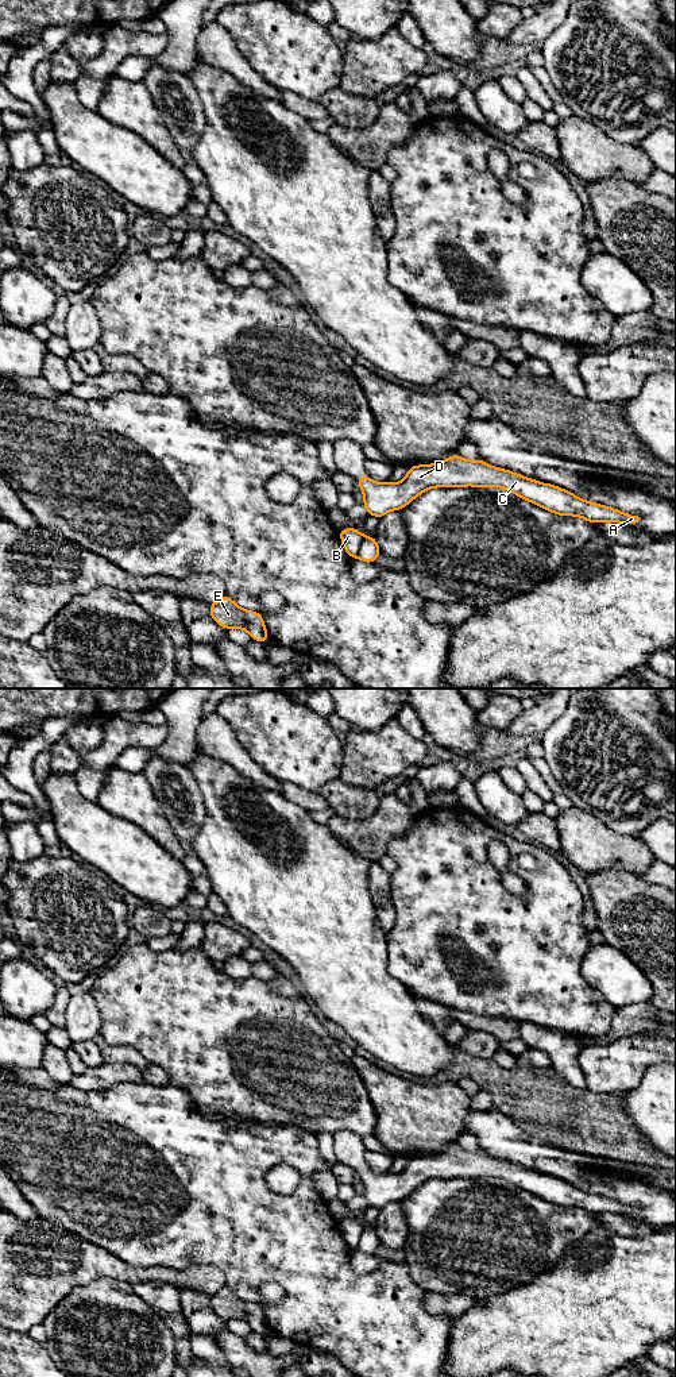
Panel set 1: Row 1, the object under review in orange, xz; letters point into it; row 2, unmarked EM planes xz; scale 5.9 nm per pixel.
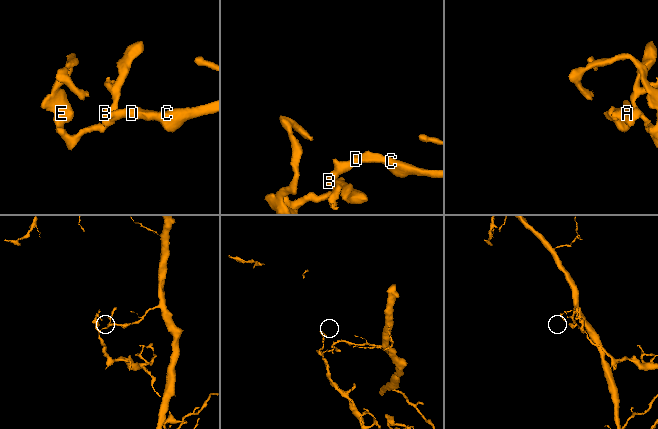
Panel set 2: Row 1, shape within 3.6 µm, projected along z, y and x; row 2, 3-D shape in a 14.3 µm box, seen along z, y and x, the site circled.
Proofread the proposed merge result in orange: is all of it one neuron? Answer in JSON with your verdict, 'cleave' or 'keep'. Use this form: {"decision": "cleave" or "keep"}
{"decision": "cleave"}

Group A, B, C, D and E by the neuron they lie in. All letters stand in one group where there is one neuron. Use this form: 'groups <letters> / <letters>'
groups A B C D / E

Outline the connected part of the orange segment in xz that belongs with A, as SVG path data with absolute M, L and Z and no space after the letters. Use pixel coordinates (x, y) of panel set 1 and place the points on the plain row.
M453 1145L436 1156L412 1157L399 1174L375 1174L368 1166L358 1170L364 1185L368 1207L381 1210L391 1202L403 1200L430 1179L497 1177L559 1207L578 1207L590 1214L636 1215L641 1210L614 1199L584 1192L555 1176L541 1174L483 1152L466 1152Z

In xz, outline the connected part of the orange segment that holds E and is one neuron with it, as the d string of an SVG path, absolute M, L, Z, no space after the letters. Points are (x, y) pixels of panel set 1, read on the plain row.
M228 1287L209 1296L209 1304L224 1320L240 1319L248 1323L255 1332L264 1334L269 1331L262 1305L242 1300Z

